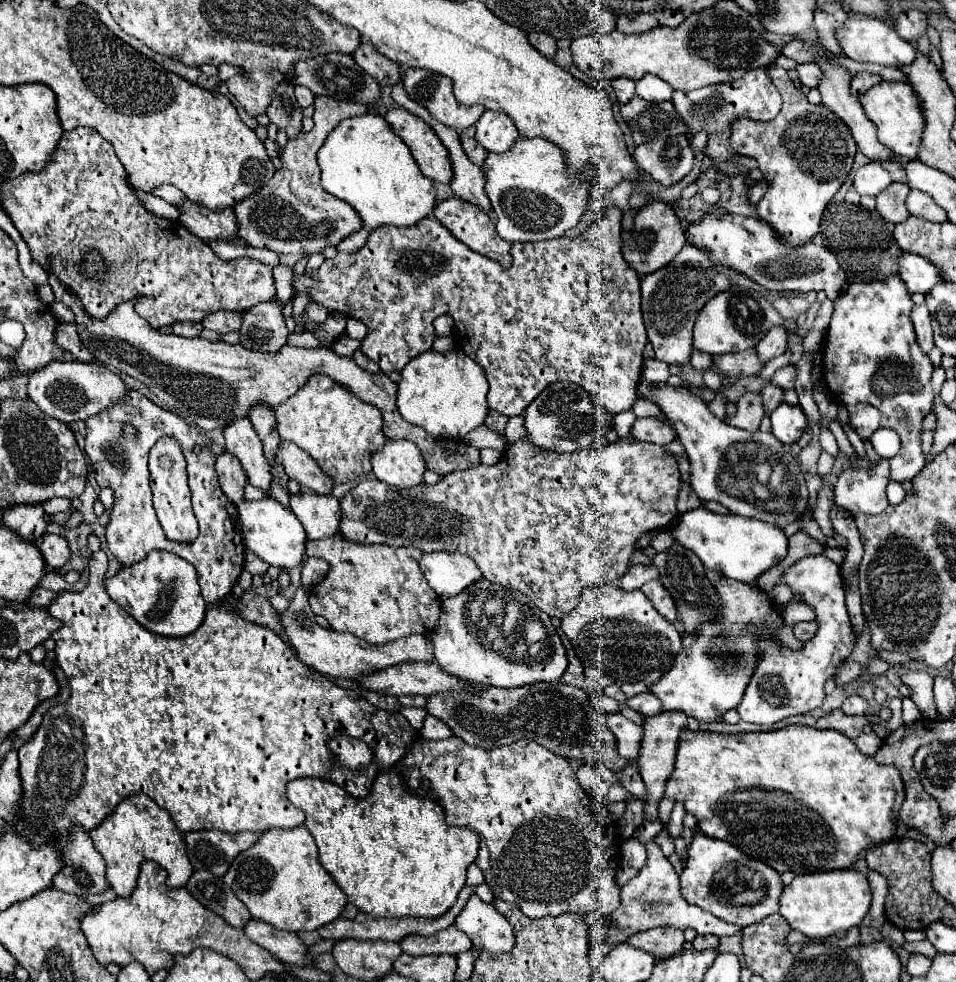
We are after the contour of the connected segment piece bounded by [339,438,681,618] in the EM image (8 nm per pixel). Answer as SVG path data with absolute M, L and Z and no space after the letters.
M619 438L617 442L609 444L603 450L585 448L585 450L569 452L569 454L555 454L555 452L541 450L533 444L527 444L527 440L517 440L517 442L507 446L507 450L503 452L503 458L501 458L499 464L495 464L495 466L479 464L479 466L463 470L463 472L451 472L451 474L443 476L443 480L435 486L419 484L419 486L409 488L409 490L397 490L397 488L391 488L391 486L387 486L379 480L365 480L365 482L357 484L341 500L339 532L345 540L359 542L359 544L415 546L415 548L421 548L423 552L443 550L443 552L467 554L477 562L477 566L481 568L481 572L487 580L497 582L497 584L507 586L507 588L513 588L513 590L519 590L521 594L529 596L531 602L537 608L541 608L543 612L547 612L551 618L563 618L567 612L571 612L579 604L579 594L581 594L583 588L603 584L603 582L619 584L619 580L623 578L623 574L629 568L629 558L635 552L633 544L641 534L647 534L651 530L667 528L675 522L675 516L677 516L677 506L675 504L677 504L679 486L681 486L681 476L679 476L679 468L677 468L677 458L671 456L663 446L657 446L657 444L637 442L637 440L631 440L631 438L627 438L627 440Z

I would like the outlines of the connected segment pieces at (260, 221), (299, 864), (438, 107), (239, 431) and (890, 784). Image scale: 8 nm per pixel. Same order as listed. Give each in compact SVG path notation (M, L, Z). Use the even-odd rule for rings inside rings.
M319 96L314 101L314 114L317 117L315 128L307 134L299 134L297 138L289 138L285 148L281 150L281 168L275 170L271 182L267 182L255 196L247 196L233 206L239 236L245 238L255 248L269 248L277 254L299 254L307 256L313 252L323 252L327 246L337 246L345 236L357 232L363 222L355 214L355 210L343 200L327 194L319 184L319 166L317 152L323 146L327 134L345 118L363 116L369 108L365 104L333 100L329 96ZM299 194L313 194L315 208L303 204Z
M305 826L295 830L267 830L255 846L233 860L223 880L255 920L287 932L317 930L339 918L347 904L343 890L321 868L315 840Z
M407 68L403 74L403 84L411 100L427 108L441 124L463 132L473 126L483 114L481 104L463 106L455 100L451 80L439 72Z
M239 418L231 424L227 424L227 428L223 428L223 436L225 436L225 448L227 452L235 454L241 464L243 470L249 476L249 484L261 488L261 490L269 490L271 484L271 466L263 456L263 444L259 440L259 436L255 434L253 426L249 424L247 418Z
M787 726L777 732L747 734L683 730L675 770L665 784L665 796L683 800L685 810L697 818L703 834L739 844L745 854L763 860L777 872L809 874L849 870L865 848L889 842L895 836L897 812L905 800L905 788L895 766L877 764L851 738L831 730Z

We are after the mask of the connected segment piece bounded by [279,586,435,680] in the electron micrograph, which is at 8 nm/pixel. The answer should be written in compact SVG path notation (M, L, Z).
M303 586L297 590L297 594L289 602L287 610L279 614L279 622L295 650L295 656L309 668L313 668L325 676L333 676L333 678L353 678L355 680L361 674L383 670L393 664L423 662L423 660L433 662L435 660L433 648L431 648L431 638L427 634L413 634L407 638L399 638L391 644L373 646L349 632L335 632L333 628L321 628L315 622L315 614L311 612L311 606L309 606L309 596Z

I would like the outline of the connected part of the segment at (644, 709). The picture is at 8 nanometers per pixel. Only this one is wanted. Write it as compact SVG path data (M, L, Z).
M651 692L637 694L637 696L629 698L627 704L629 704L629 708L633 708L635 712L639 712L641 716L655 716L655 714L659 714L659 710L661 710L659 698L655 698Z

